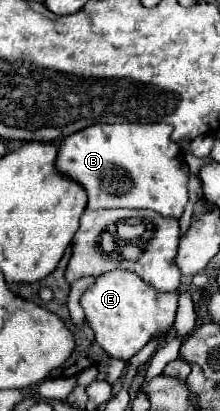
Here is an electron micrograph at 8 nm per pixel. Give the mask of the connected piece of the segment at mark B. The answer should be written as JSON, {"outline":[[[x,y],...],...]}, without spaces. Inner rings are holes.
{"outline":[[[96,123],[60,141],[60,149],[56,155],[56,171],[60,171],[64,177],[68,175],[72,181],[84,187],[88,195],[88,209],[152,209],[164,217],[174,215],[176,219],[180,219],[184,205],[188,203],[188,165],[182,157],[180,147],[170,139],[170,131],[172,127],[168,127],[168,123]]]}

